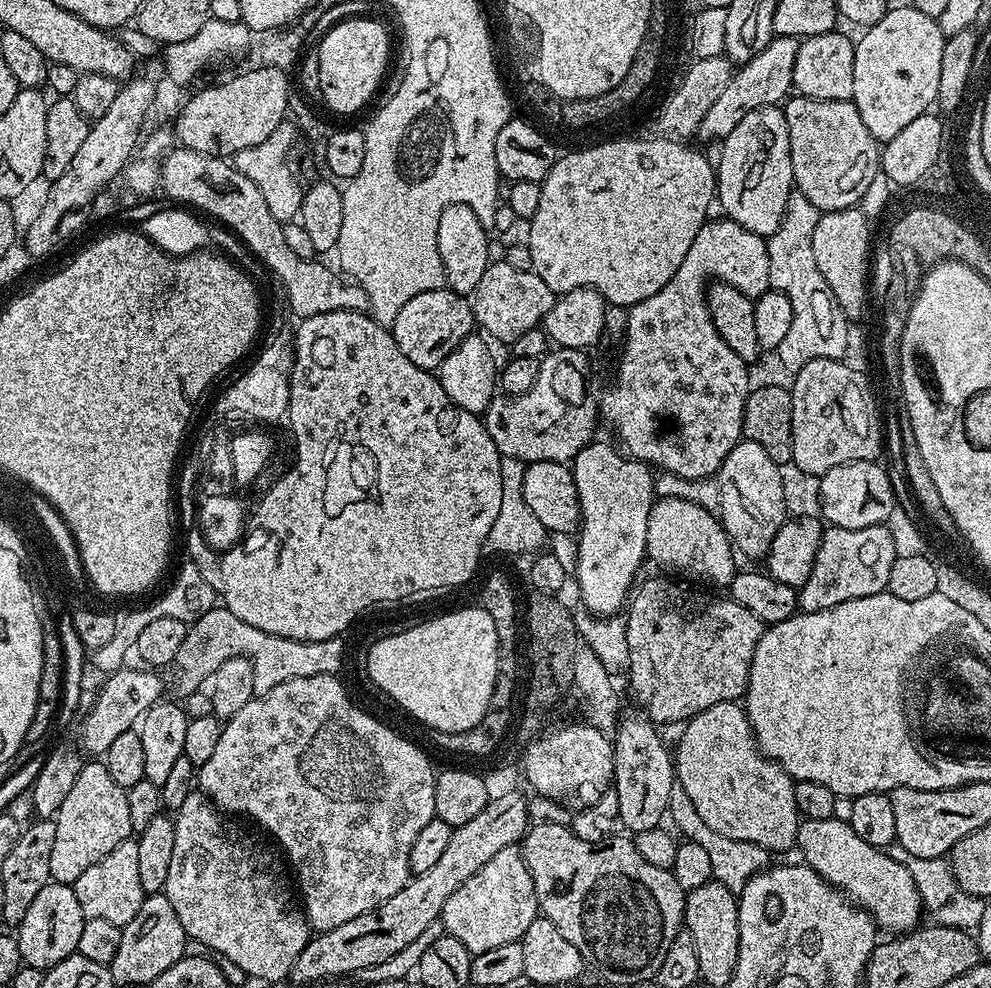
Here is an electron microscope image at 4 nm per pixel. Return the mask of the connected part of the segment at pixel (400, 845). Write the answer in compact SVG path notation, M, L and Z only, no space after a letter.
M311 676L310 678L290 678L281 684L272 684L269 692L261 691L253 696L238 714L223 721L222 738L218 738L218 747L214 755L198 768L198 788L203 792L221 813L237 812L240 816L249 816L257 820L274 839L280 843L279 851L288 855L296 876L300 879L298 896L304 899L302 911L308 917L308 927L313 933L329 932L334 926L342 926L342 922L350 922L350 918L358 918L358 914L366 914L374 910L386 898L394 898L398 890L408 883L410 869L408 859L412 853L414 842L426 822L434 819L434 786L437 769L432 768L428 756L416 744L411 744L404 736L399 736L392 728L387 728L380 720L375 720L368 712L363 712L348 697L348 692L339 684L336 676Z

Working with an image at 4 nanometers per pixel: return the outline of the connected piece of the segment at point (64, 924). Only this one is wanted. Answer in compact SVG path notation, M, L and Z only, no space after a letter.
M49 882L38 890L30 910L26 910L26 918L15 929L21 961L29 968L47 970L73 955L78 946L78 938L82 935L85 918L82 906L78 906L76 889L71 884Z

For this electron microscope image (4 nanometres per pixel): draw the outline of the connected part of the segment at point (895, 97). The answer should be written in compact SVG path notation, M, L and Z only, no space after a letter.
M911 6L889 7L885 16L861 36L864 37L855 41L854 94L851 101L858 114L862 114L866 130L870 130L870 134L878 142L883 142L894 138L894 134L899 134L909 122L914 122L914 118L936 104L938 77L942 75L942 46L946 38L940 29L939 19L927 16Z

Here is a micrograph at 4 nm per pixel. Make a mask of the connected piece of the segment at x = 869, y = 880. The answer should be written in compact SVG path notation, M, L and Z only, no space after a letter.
M804 820L796 835L795 847L804 851L803 863L872 915L881 929L889 928L892 931L889 933L903 934L921 923L922 901L914 878L910 878L910 870L906 870L902 862L894 862L887 851L862 842L847 820Z

